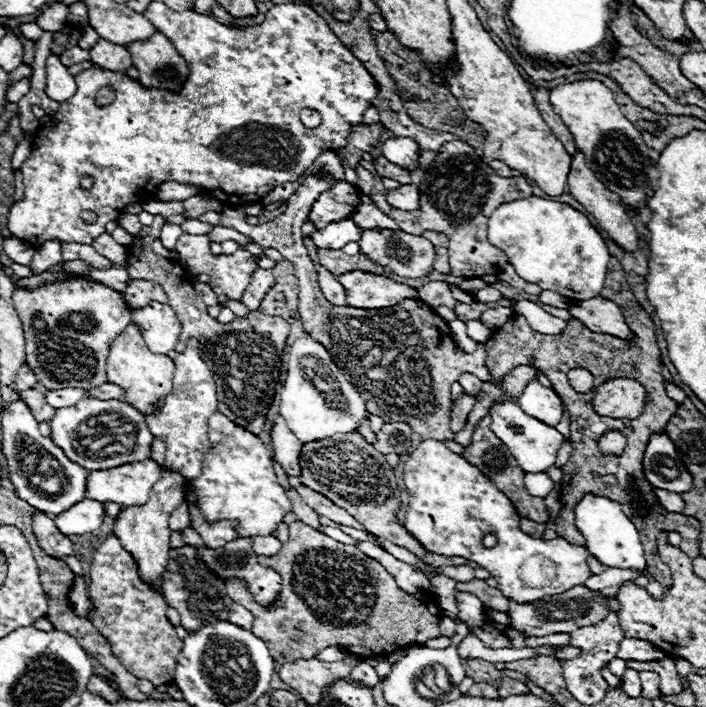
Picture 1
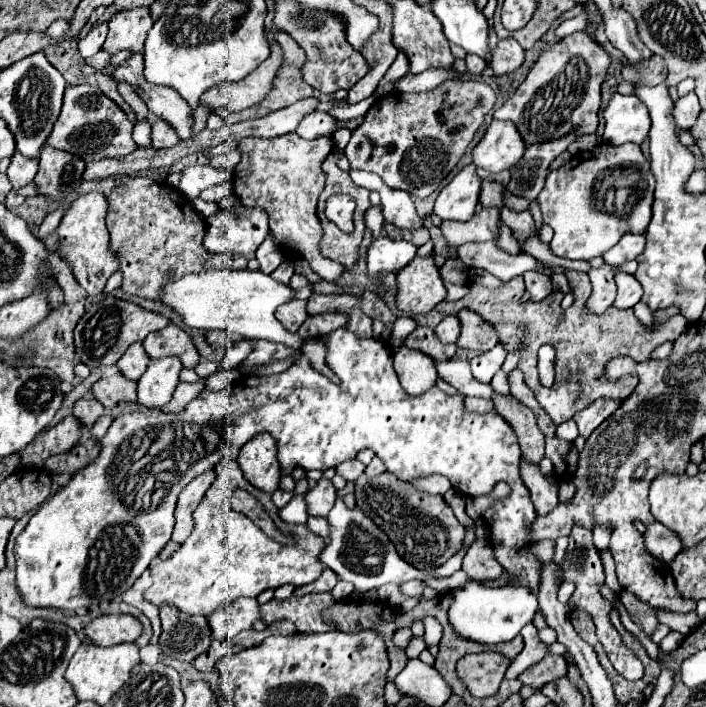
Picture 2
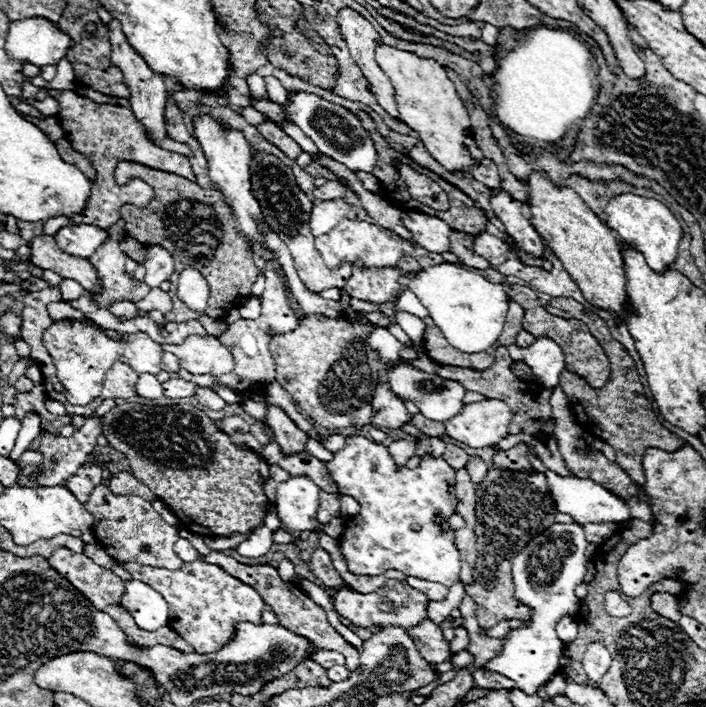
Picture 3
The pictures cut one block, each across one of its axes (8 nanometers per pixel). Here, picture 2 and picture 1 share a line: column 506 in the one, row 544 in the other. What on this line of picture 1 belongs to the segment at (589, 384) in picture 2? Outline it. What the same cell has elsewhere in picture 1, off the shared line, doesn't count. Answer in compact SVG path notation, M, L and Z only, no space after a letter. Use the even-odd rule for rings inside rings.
M302 522L288 524L288 530L290 530L290 538L288 542L282 544L282 550L278 554L256 556L258 564L268 566L282 576L282 590L274 604L263 607L255 602L241 579L229 579L224 582L228 596L254 614L252 632L262 636L262 640L266 640L266 646L270 648L274 658L276 672L286 662L294 662L298 658L314 658L314 654L326 646L340 646L342 634L346 634L346 650L362 650L362 658L380 656L384 652L390 654L408 644L424 644L426 640L440 636L438 610L430 610L424 598L400 590L396 586L394 576L388 574L380 562L366 556L356 546L336 542Z

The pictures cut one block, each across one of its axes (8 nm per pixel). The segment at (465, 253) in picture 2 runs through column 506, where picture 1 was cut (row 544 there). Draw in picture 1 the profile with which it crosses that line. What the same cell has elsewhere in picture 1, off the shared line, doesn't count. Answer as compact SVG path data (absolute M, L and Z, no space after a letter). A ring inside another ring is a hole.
M256 536L254 538L254 554L264 554L264 556L274 556L280 550L280 542L274 536Z

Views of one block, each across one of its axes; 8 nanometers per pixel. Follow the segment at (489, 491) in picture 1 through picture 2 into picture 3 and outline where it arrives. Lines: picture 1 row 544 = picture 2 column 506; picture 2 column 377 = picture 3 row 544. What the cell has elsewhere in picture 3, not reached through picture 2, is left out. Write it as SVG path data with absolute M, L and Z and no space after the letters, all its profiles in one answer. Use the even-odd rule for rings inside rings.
M348 436L346 446L334 454L332 462L326 462L334 482L338 484L342 494L352 496L360 504L360 512L346 520L344 534L340 536L340 552L348 564L348 570L356 576L380 576L388 568L400 570L406 576L414 576L428 582L438 582L444 586L452 586L460 578L460 552L454 544L452 532L442 532L434 522L434 514L442 512L450 518L456 512L456 490L454 490L454 468L450 468L442 458L420 460L420 468L408 470L406 466L398 466L388 448L370 442L364 436Z

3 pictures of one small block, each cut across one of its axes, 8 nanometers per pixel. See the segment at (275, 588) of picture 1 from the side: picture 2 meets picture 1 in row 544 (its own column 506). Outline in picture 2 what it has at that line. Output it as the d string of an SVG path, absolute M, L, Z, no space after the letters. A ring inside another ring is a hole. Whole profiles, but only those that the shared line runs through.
M498 222L498 226L500 226L500 234L498 234L498 238L494 240L496 246L502 248L504 252L508 252L508 254L518 254L518 252L520 252L520 246L518 246L516 238L512 236L512 230L510 230L504 222Z

